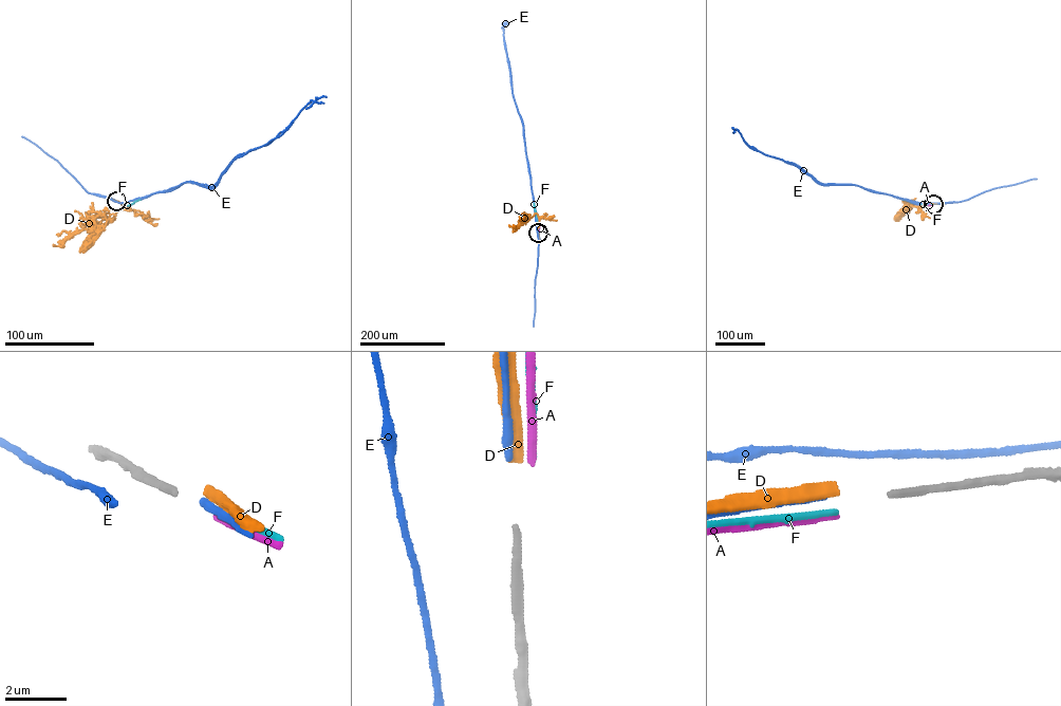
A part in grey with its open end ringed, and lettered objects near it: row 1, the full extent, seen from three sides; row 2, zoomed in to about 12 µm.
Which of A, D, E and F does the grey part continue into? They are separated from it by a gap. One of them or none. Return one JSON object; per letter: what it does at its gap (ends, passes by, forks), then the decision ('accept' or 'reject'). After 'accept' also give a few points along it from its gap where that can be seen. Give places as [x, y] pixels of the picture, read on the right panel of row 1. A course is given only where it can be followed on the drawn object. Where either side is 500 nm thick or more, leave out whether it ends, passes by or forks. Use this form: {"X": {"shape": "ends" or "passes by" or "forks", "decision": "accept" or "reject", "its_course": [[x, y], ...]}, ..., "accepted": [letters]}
{"A": {"shape": "ends", "decision": "reject"}, "D": {"shape": "ends", "decision": "reject"}, "E": {"shape": "ends", "decision": "reject"}, "F": {"shape": "ends", "decision": "reject"}, "accepted": []}

